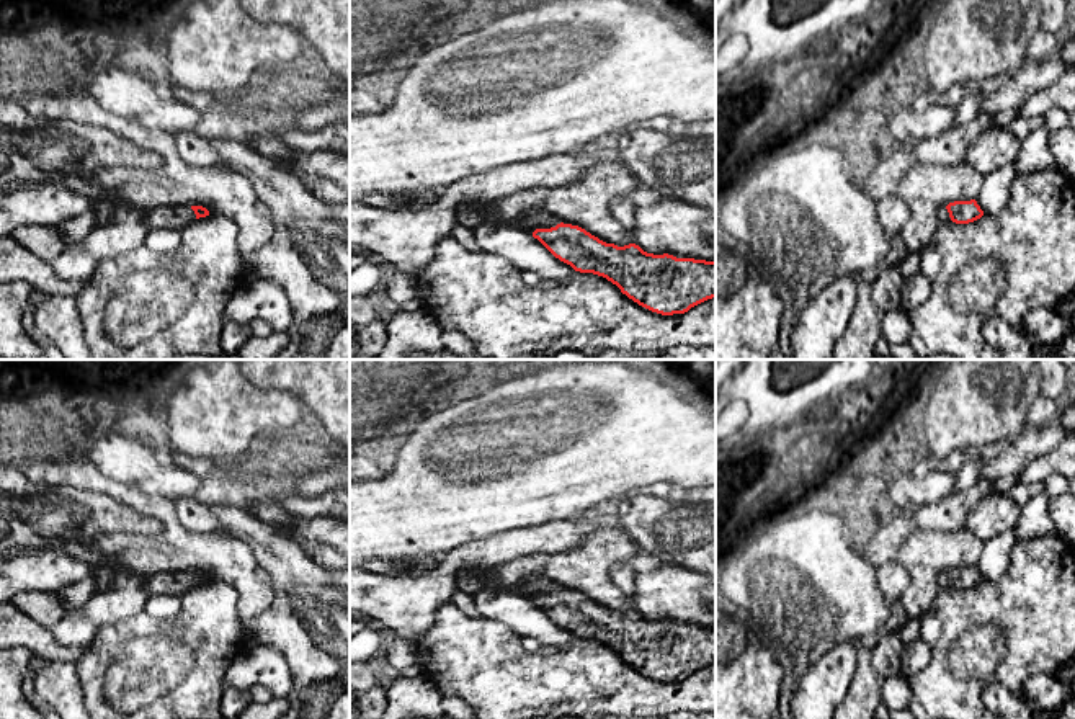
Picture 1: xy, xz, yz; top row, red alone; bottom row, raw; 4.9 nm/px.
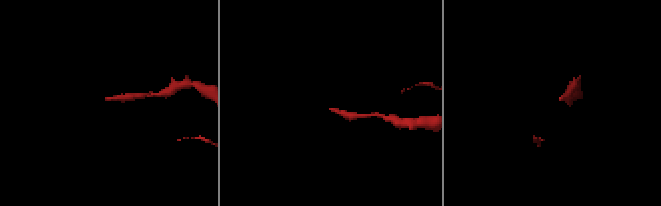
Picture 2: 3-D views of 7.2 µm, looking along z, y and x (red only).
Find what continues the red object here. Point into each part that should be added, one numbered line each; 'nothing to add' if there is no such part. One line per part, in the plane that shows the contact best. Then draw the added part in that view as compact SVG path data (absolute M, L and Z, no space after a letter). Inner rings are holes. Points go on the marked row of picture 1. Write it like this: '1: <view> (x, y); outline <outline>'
1: xz (535, 219); outline M531 212L521 221L521 229L551 229L555 227L557 224L560 222L547 212Z

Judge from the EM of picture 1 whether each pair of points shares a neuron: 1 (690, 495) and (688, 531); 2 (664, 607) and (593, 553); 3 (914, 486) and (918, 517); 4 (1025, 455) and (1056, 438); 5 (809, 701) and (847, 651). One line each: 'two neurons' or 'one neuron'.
1: two neurons
2: two neurons
3: two neurons
4: one neuron
5: one neuron

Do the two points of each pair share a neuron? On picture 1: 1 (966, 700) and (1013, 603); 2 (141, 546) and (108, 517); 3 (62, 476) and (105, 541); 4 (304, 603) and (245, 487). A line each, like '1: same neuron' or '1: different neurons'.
1: same neuron
2: different neurons
3: same neuron
4: different neurons

